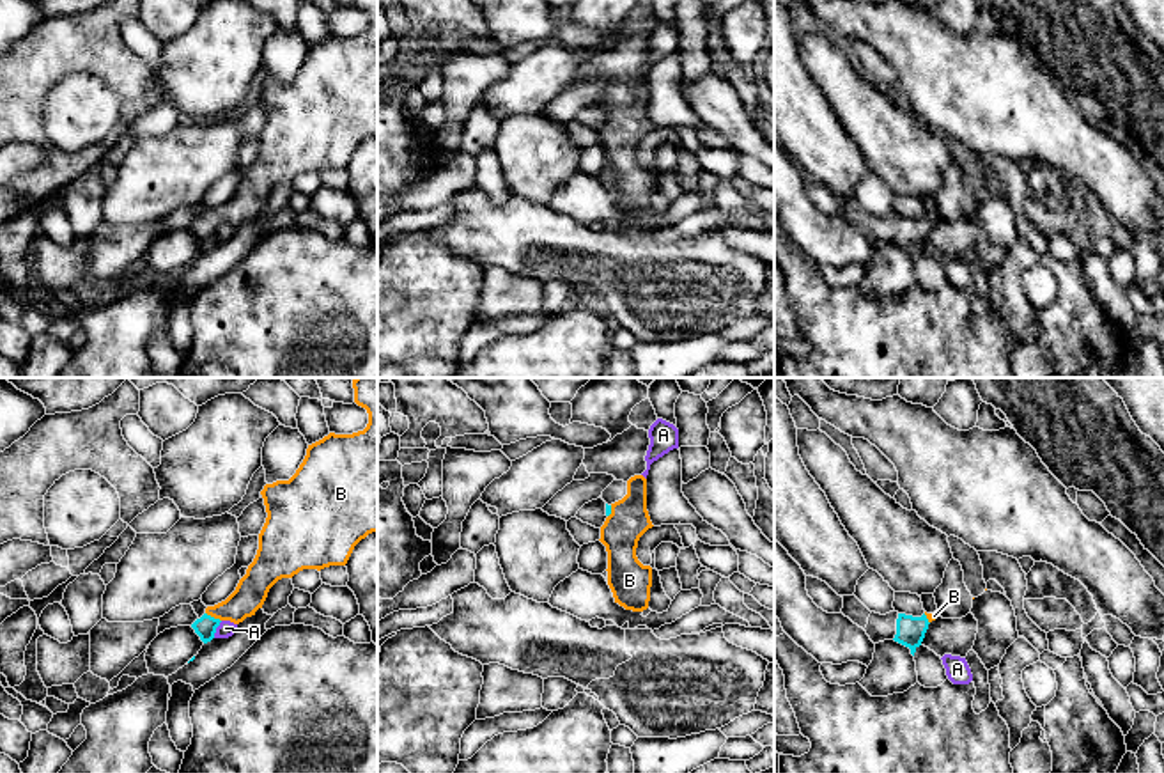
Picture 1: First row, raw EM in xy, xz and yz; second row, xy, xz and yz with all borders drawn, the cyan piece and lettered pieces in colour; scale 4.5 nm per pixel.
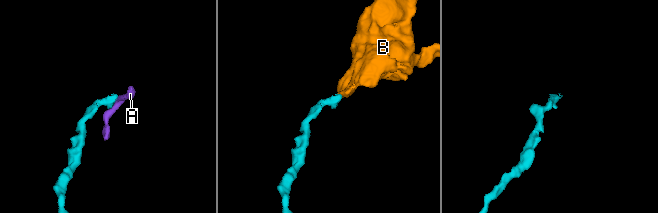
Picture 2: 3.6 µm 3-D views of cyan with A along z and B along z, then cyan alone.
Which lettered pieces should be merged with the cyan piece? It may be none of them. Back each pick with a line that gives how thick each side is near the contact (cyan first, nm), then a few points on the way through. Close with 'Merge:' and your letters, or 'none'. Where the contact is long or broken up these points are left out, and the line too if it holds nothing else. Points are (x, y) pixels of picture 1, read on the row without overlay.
B: 100 nm thick on the cyan side, 140 nm on the other; runs through xy (206, 229), (213, 220), (232, 211), (252, 192)
Merge: B

